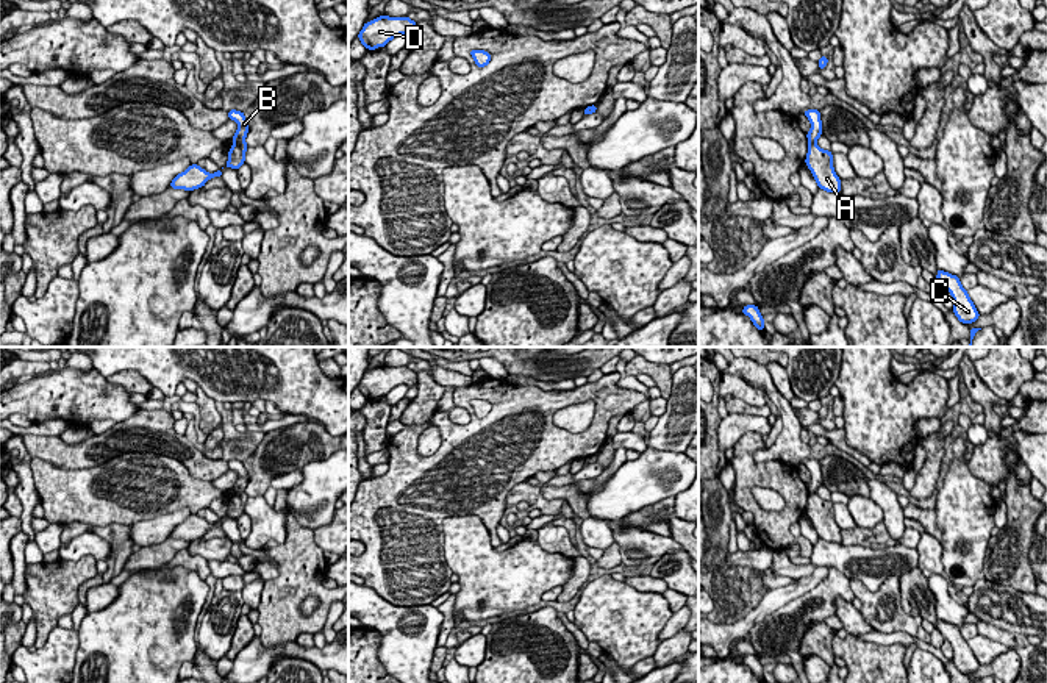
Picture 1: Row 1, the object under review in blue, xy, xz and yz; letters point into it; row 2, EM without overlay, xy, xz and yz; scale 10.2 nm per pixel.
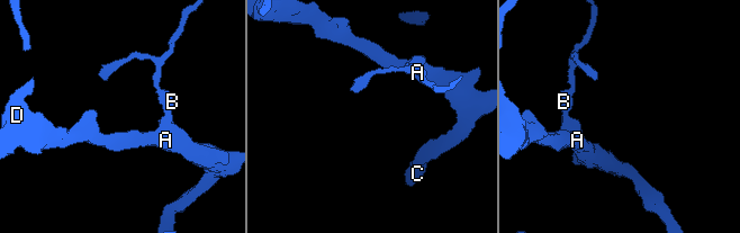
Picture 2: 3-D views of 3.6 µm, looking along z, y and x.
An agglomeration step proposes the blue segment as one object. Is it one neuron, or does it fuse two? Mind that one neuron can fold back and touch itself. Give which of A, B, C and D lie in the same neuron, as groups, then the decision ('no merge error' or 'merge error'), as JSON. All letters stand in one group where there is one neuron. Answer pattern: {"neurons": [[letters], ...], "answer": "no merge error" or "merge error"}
{"neurons": [["A", "C", "D"], ["B"]], "answer": "merge error"}

